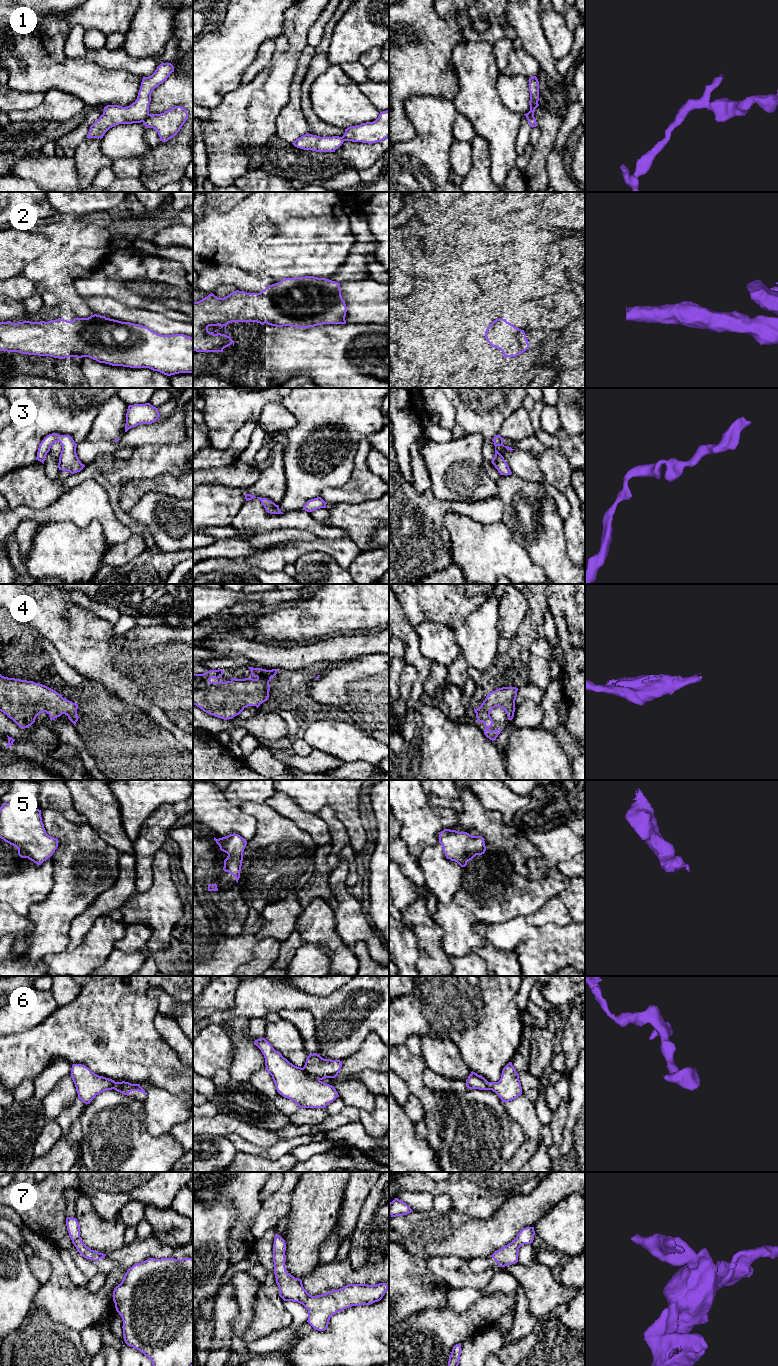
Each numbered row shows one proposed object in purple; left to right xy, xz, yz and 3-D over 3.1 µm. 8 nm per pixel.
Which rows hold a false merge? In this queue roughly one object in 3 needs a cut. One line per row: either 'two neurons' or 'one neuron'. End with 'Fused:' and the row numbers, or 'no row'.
1: two neurons
2: one neuron
3: one neuron
4: one neuron
5: one neuron
6: two neurons
7: one neuron
Fused: 1, 6

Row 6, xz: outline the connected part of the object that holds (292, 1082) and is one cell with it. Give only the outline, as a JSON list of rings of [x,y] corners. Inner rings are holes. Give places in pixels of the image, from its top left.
[[[265,1039],[254,1042],[265,1058],[265,1069],[272,1076],[277,1092],[294,1101],[299,1108],[325,1108],[339,1097],[334,1086],[290,1063]]]

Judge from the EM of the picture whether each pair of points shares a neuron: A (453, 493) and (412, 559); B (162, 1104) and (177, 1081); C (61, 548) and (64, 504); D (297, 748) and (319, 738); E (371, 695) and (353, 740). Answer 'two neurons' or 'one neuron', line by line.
A: two neurons
B: two neurons
C: two neurons
D: two neurons
E: two neurons

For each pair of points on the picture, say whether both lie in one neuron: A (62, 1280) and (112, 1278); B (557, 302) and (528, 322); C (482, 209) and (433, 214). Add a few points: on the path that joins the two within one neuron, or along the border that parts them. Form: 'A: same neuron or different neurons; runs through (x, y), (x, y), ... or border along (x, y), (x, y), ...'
A: same neuron; runs through (75, 1293), (77, 1295), (99, 1295), (103, 1291)
B: same neuron; runs through (550, 307), (542, 314), (535, 315)
C: same neuron; runs through (470, 209), (459, 210), (445, 216)

